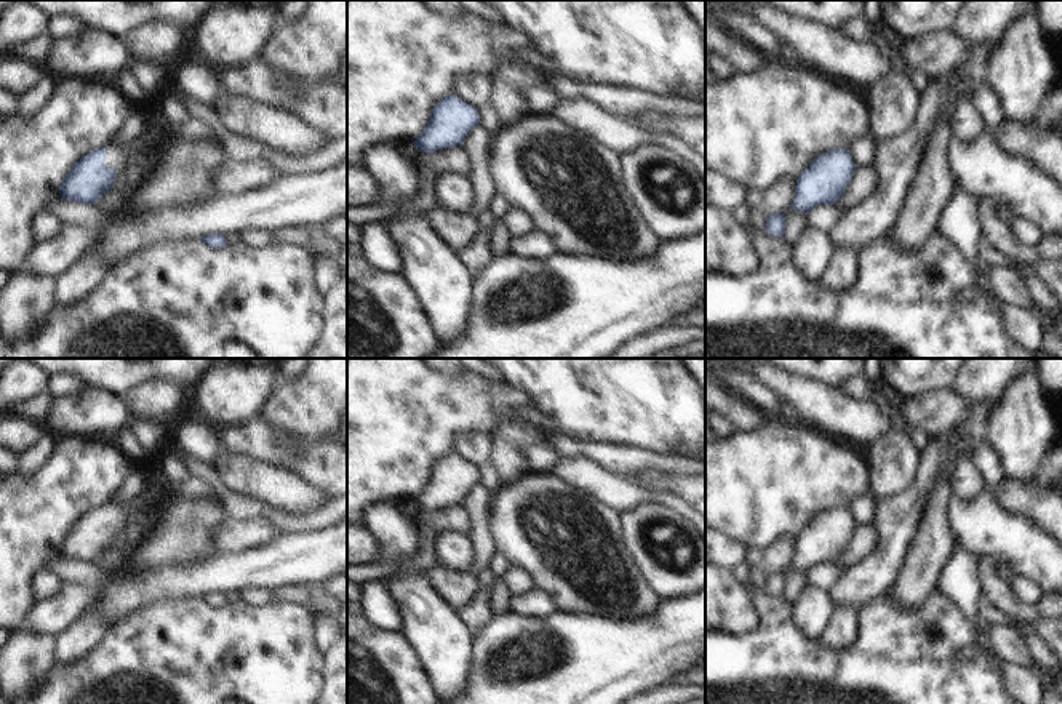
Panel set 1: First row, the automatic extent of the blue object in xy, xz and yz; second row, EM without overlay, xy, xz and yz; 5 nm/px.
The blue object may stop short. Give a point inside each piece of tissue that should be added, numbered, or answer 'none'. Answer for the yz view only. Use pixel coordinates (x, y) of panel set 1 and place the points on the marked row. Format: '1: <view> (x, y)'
none

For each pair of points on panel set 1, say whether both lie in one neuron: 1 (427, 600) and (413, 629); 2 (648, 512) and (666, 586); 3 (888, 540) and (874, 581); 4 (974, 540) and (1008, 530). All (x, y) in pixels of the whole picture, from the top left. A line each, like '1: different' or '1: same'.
1: same
2: same
3: same
4: same

